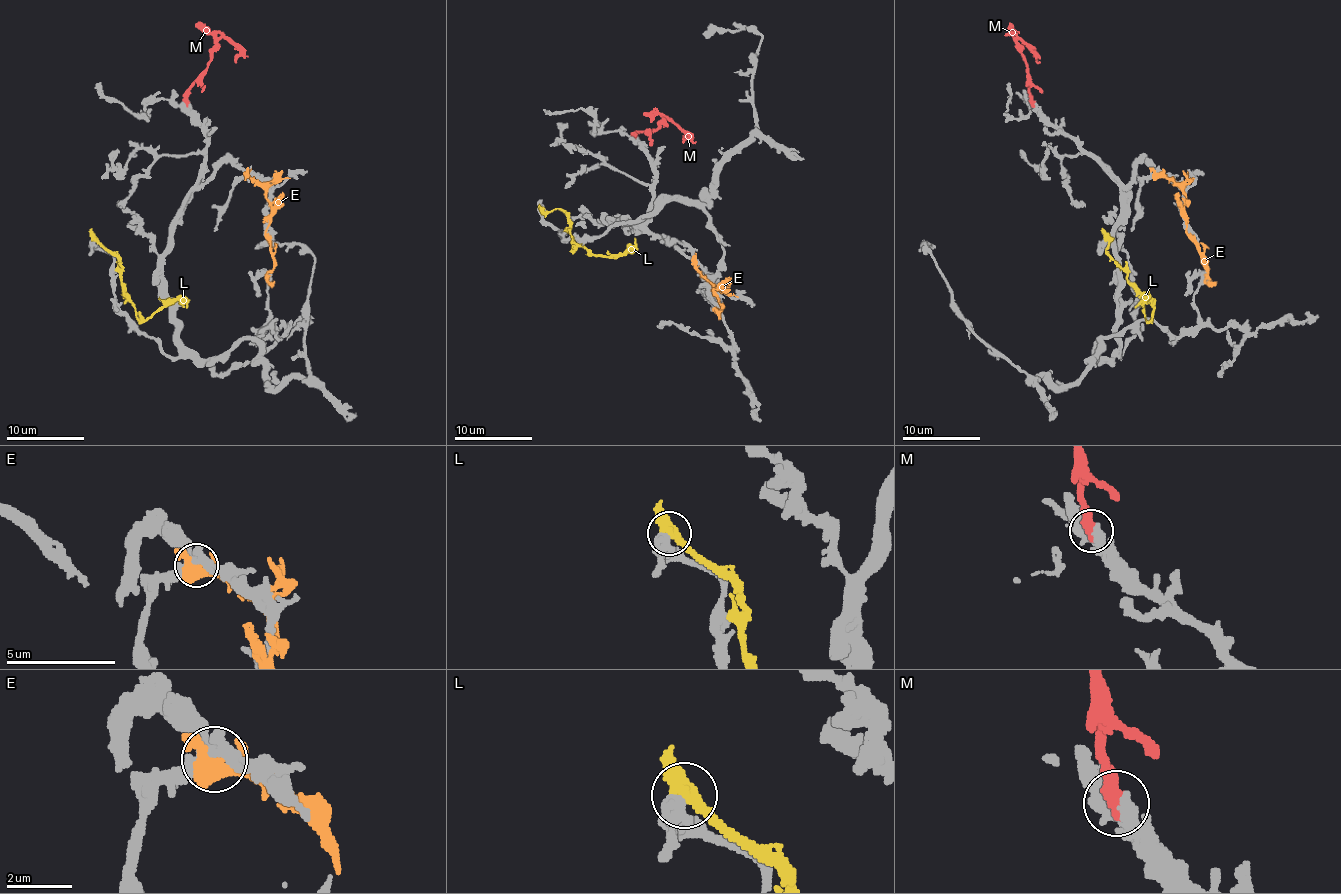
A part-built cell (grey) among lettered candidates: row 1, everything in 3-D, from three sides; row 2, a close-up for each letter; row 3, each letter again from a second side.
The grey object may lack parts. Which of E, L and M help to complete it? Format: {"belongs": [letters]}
{"belongs": ["M"]}

